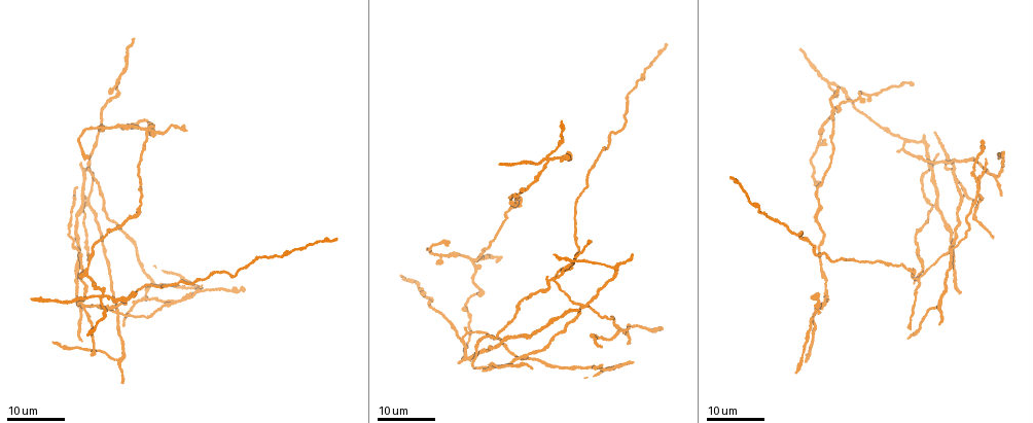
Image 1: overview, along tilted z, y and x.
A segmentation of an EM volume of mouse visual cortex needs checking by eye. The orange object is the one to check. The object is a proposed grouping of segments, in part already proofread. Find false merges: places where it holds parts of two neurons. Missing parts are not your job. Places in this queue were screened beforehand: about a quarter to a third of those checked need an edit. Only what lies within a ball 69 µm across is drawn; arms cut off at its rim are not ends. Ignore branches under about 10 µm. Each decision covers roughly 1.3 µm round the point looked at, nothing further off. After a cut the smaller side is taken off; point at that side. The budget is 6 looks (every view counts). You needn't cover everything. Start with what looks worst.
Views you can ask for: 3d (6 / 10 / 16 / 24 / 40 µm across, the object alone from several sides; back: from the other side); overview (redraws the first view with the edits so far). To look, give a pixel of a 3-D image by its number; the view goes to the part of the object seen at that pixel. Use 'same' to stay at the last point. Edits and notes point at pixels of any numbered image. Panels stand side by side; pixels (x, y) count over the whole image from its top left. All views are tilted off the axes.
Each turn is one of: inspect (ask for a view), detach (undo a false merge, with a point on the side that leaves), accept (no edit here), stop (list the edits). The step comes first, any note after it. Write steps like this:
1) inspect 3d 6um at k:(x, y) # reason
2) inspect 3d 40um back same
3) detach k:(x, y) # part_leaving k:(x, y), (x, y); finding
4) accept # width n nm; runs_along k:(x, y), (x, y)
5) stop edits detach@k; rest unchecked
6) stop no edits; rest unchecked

inspect 3d 24um at 1:(471, 258) # four or more arms meet

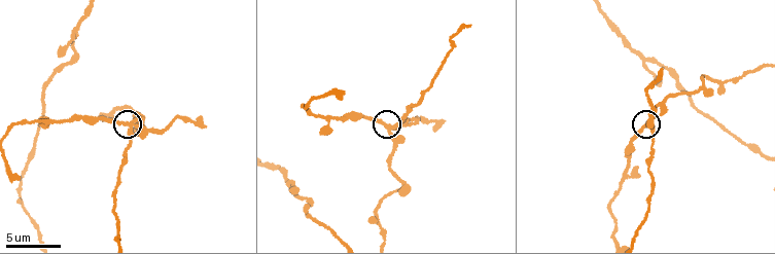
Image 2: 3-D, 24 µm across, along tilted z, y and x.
inspect 3d 6um at 2:(387, 125)

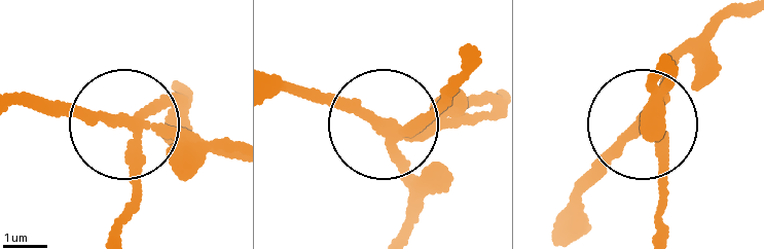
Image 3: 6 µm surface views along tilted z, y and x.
detach 3:(201, 146) # width 230 nm; part_leaving 3:(132, 125), (14, 93); a second neuron is stuck on

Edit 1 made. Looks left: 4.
inspect 3d 24um at 1:(548, 159) # four or more arms meet

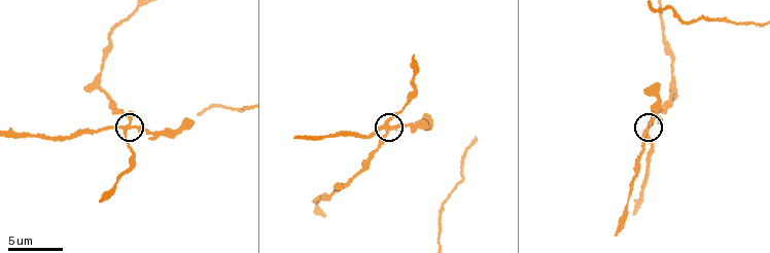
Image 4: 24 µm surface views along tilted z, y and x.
inspect 3d 6um at 4:(646, 127)

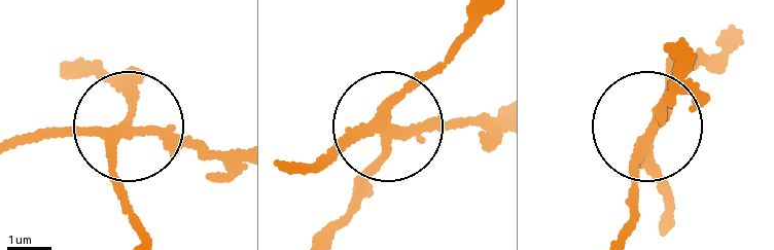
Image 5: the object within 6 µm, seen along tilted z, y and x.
detach 5:(180, 142) # width 220 nm; part_leaving 5:(110, 131), (27, 137); a second neuron is stuck on

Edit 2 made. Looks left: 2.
inspect 3d 16um at 1:(617, 332)

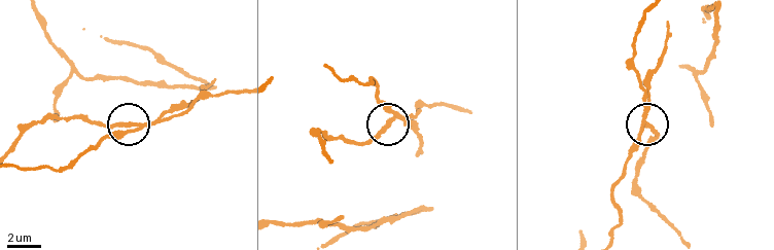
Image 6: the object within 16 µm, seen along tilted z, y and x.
inspect 3d 6um at 6:(134, 125)

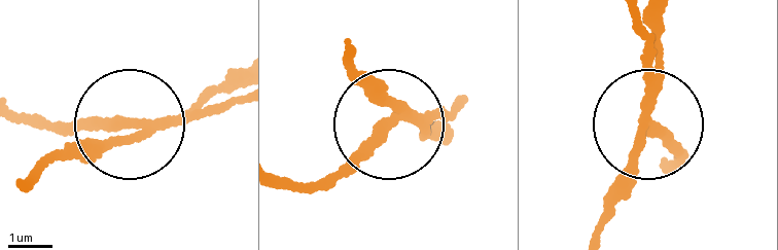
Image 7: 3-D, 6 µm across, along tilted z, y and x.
detach 7:(385, 105) # side_arm 13 um; part_leaving 7:(418, 115), (373, 99), (350, 52); a second neuron is stuck on

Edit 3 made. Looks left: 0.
stop edits detach@3, detach@5, detach@7; rest unchecked

